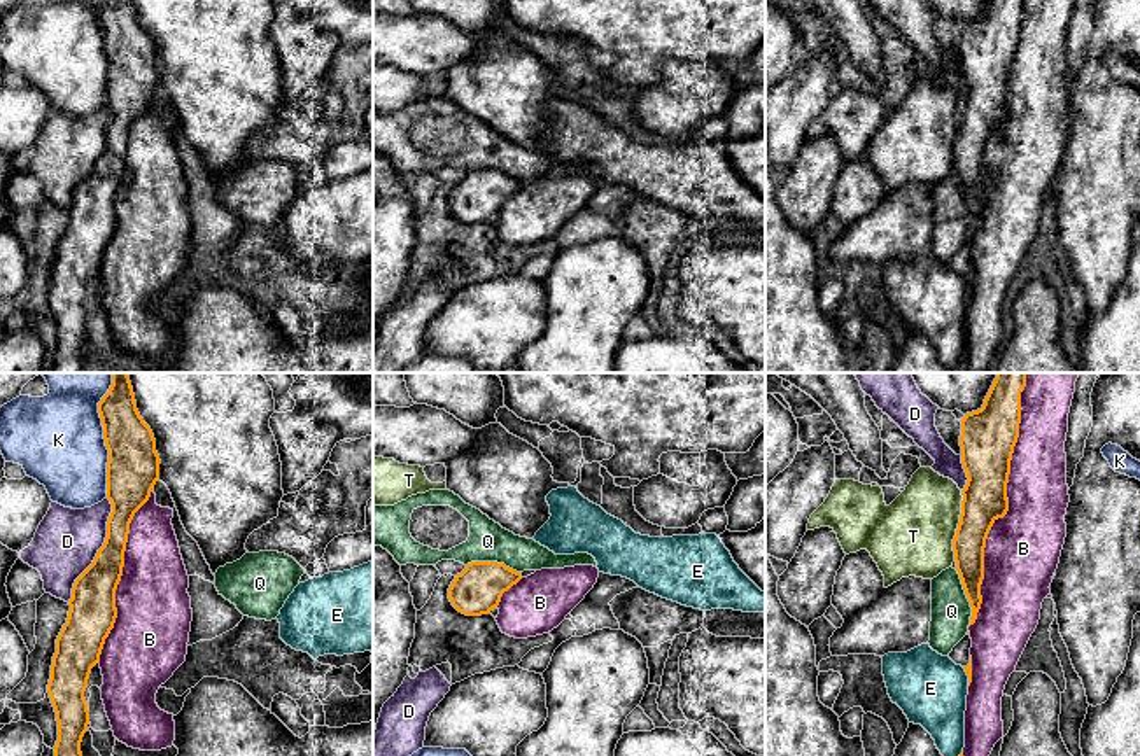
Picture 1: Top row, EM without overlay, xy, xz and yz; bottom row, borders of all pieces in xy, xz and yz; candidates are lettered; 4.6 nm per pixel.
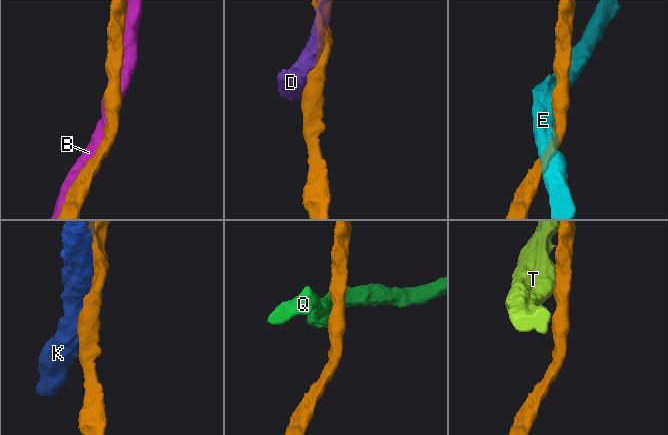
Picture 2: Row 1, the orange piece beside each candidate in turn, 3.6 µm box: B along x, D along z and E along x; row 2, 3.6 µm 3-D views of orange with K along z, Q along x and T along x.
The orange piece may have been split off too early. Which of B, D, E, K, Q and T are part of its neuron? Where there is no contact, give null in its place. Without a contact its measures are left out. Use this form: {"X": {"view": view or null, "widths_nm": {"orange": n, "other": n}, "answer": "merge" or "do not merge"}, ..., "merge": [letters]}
{"B": {"view": "yz", "widths_nm": {"orange": 240, "other": 340}, "answer": "merge"}, "D": {"view": "xy", "widths_nm": {"orange": 200, "other": 300}, "answer": "do not merge"}, "E": {"view": "yz", "widths_nm": {"orange": 30, "other": 320}, "answer": "do not merge"}, "K": {"view": "xy", "widths_nm": {"orange": 240, "other": 420}, "answer": "do not merge"}, "Q": {"view": "yz", "widths_nm": {"orange": 150, "other": 180}, "answer": "do not merge"}, "T": {"view": "yz", "widths_nm": {"orange": 200, "other": 360}, "answer": "do not merge"}, "merge": ["B"]}

